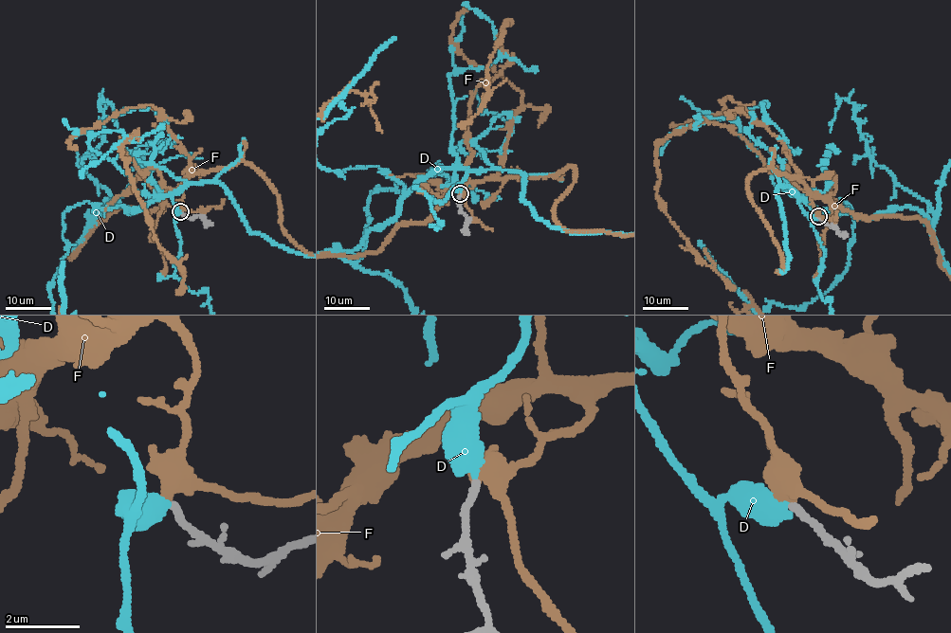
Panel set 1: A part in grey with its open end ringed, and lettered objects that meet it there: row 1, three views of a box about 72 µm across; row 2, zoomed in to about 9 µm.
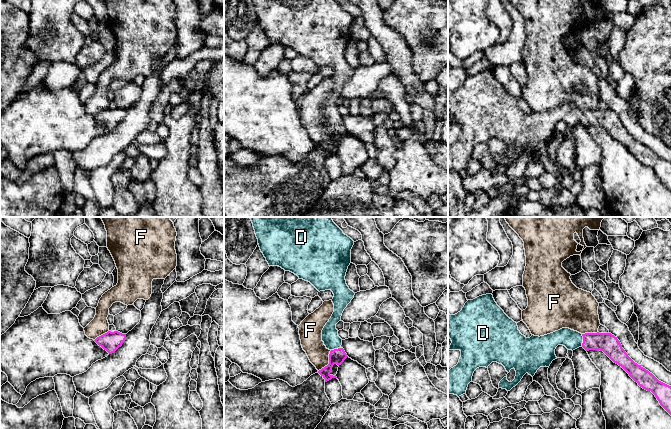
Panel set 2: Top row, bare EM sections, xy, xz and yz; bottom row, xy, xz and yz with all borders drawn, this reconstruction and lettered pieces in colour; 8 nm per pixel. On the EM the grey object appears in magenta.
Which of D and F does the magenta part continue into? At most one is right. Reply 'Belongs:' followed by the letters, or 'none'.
Belongs: D

